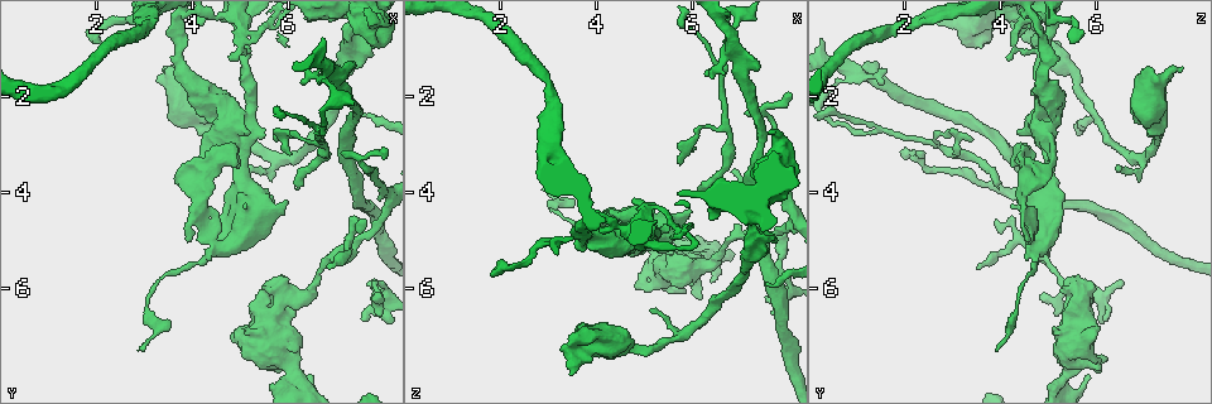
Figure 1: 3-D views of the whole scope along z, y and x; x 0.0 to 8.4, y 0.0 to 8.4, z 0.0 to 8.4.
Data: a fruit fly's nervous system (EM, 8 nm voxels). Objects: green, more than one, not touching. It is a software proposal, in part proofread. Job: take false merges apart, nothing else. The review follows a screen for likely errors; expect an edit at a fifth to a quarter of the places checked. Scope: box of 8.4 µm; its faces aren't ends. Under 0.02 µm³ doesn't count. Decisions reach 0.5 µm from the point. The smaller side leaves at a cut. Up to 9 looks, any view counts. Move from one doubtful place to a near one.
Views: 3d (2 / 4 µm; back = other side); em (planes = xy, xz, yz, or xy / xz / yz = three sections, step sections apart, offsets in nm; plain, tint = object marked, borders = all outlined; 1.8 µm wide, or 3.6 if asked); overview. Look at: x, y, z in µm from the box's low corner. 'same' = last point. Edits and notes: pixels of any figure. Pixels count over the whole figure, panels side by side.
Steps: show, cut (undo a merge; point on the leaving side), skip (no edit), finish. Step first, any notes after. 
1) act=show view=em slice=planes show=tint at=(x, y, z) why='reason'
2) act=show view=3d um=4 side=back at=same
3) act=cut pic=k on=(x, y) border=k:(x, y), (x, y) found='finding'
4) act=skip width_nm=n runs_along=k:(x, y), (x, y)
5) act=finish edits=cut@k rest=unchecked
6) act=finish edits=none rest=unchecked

act=show view=3d um=4 at=(6.90, 5.35, 4.85) why='arms part here'

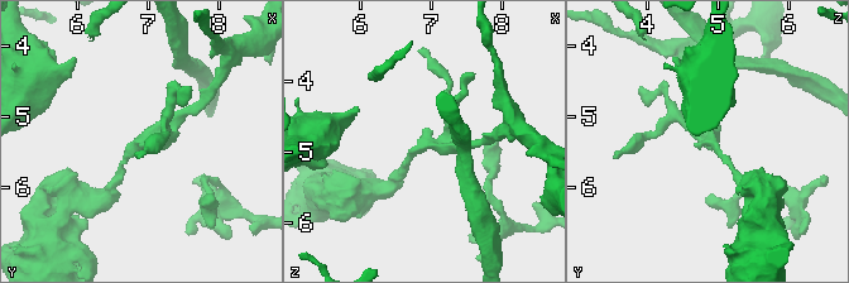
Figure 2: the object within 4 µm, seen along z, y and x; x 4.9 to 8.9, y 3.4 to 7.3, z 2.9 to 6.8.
act=show view=em slice=xy step=8 show=tint at=(6.90, 5.40, 4.95) arms=3 why='shape alone is not enough'

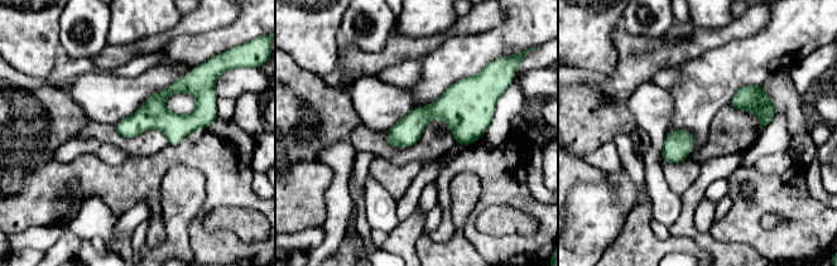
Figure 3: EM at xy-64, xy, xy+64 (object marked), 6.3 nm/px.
act=skip width_nm=160 found='continuous, no second neuron'

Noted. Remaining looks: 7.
act=show view=em slice=planes show=tint at=(6.00, 7.65, 5.45) why='side arm on a straight run'

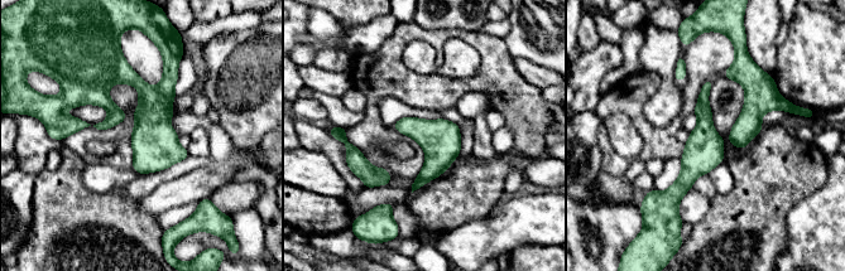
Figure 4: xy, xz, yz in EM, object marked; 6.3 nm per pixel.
act=skip width_nm=260 runs_along=4:(709, 82), (704, 150), (668, 203) found='all the same neuron'

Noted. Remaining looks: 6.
act=show view=3d um=2 at=(3.85, 1.55, 4.90) why='calibre changes'

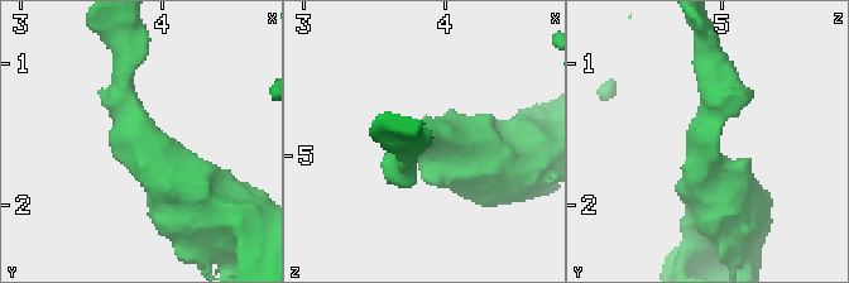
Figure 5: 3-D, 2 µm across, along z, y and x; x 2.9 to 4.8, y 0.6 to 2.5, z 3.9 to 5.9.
act=show view=em um=3.6 slice=planes show=plain at=(3.80, 1.52, 4.86) arm_widths_nm=200,500 why='need the tissue'

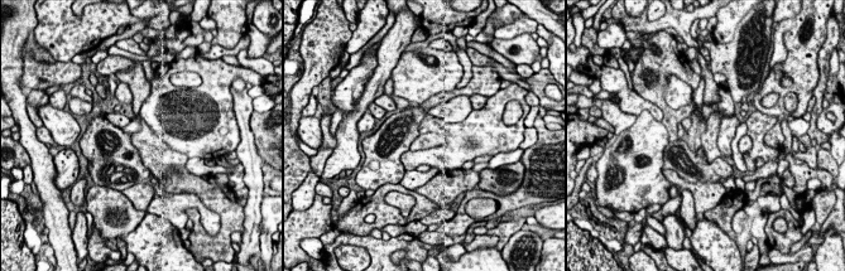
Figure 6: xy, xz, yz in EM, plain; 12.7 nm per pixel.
act=show view=em um=3.6 slice=planes show=tint at=same why='with the object marked'

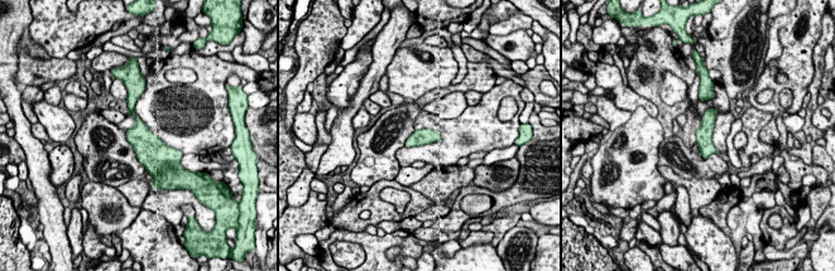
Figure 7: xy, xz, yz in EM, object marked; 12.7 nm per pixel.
act=skip found='continuous, no second neuron'

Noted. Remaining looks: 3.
act=show view=3d um=4 at=(4.95, 2.90, 4.90) why='four arms meet'

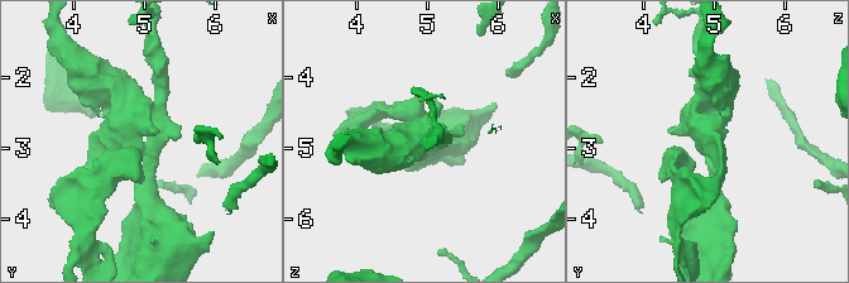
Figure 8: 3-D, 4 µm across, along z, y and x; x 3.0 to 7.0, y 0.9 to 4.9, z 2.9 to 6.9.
act=show view=em slice=planes show=borders at=(4.95, 2.85, 4.90) why='now the EM'

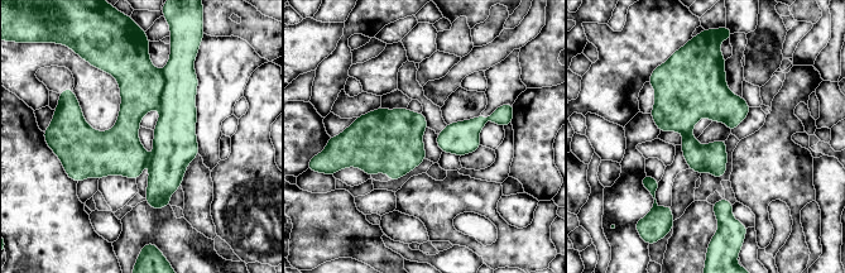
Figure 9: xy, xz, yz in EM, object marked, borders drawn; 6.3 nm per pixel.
act=cut pic=9 on=(140, 84) found='a second neuron is stuck on'

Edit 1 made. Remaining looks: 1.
act=finish edits=cut@9 rest=unchecked

